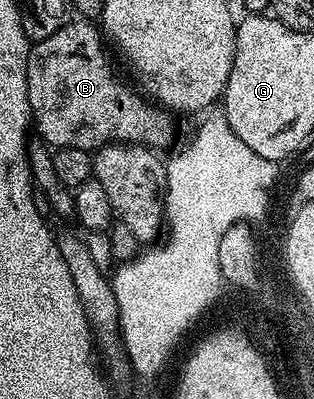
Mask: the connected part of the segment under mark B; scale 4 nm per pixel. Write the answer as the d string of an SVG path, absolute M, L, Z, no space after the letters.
M88 19L69 20L54 35L31 46L28 102L35 132L45 144L56 149L95 151L109 143L139 143L149 147L166 144L172 137L173 118L112 77L112 65L104 50L105 38L92 25L95 24Z

